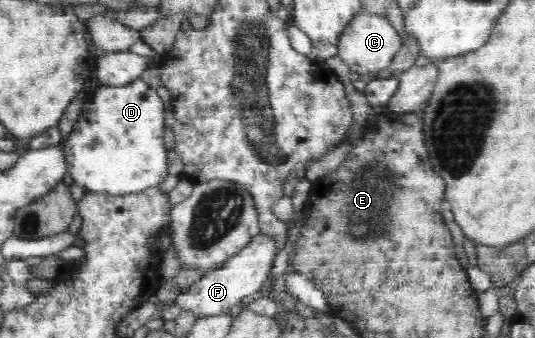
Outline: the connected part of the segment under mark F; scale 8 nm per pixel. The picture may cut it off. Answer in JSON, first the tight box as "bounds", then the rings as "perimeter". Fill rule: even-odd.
{"bounds":[175,234,279,318],"perimeter":[[[262,234],[256,235],[252,241],[248,242],[247,246],[244,246],[244,249],[224,262],[224,266],[203,274],[187,290],[180,293],[175,300],[177,310],[192,312],[197,318],[231,312],[232,308],[238,305],[242,298],[267,288],[270,269],[279,251],[273,238]]]}

